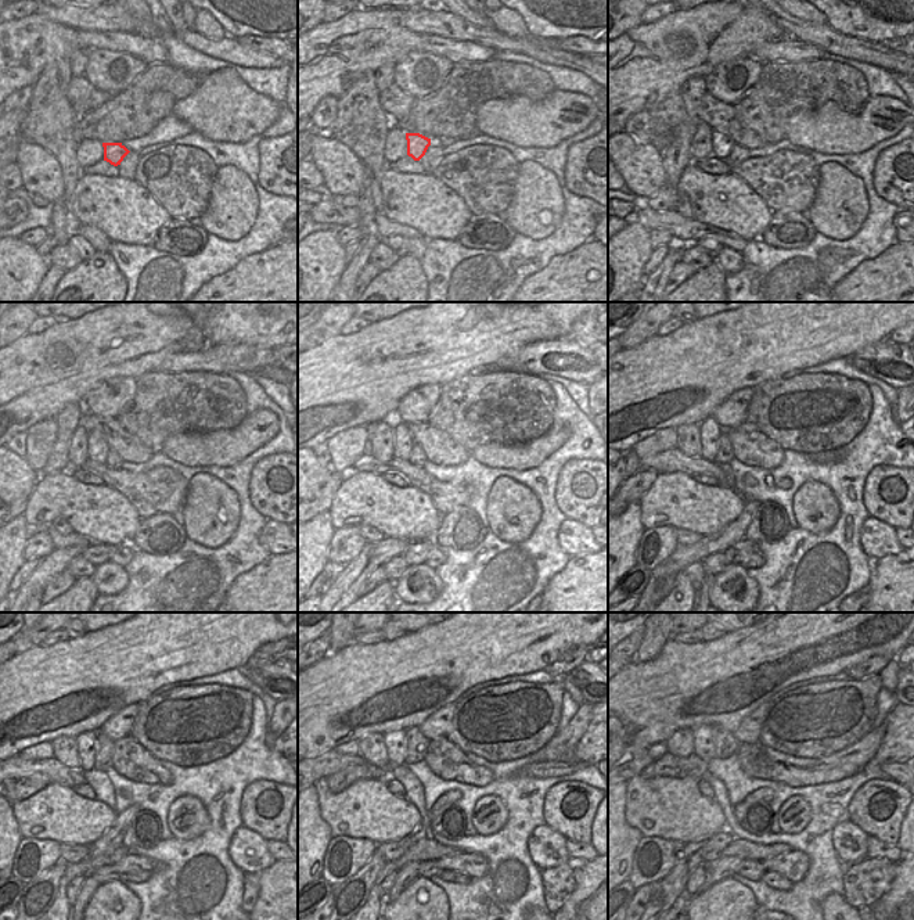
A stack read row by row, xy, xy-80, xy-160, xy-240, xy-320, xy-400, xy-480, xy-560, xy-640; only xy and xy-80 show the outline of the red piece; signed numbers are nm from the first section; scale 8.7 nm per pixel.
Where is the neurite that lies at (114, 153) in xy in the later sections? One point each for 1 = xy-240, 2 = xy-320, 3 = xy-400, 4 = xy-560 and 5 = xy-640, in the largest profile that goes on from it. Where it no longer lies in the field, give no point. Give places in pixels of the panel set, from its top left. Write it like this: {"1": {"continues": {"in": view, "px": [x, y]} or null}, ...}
{"1": {"continues": {"in": "xy-240", "px": [97, 449]}}, "2": {"continues": {"in": "xy-320", "px": [403, 441]}}, "3": {"continues": {"in": "xy-400", "px": [724, 453]}}, "4": {"continues": {"in": "xy-560", "px": [417, 744]}}, "5": {"continues": {"in": "xy-640", "px": [726, 744]}}}

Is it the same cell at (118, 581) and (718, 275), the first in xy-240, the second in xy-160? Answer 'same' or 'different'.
different

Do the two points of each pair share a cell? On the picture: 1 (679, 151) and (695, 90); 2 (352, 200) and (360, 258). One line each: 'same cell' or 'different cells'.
1: same cell
2: different cells

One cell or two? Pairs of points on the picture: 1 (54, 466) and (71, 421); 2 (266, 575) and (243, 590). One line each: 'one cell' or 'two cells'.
1: one cell
2: one cell

